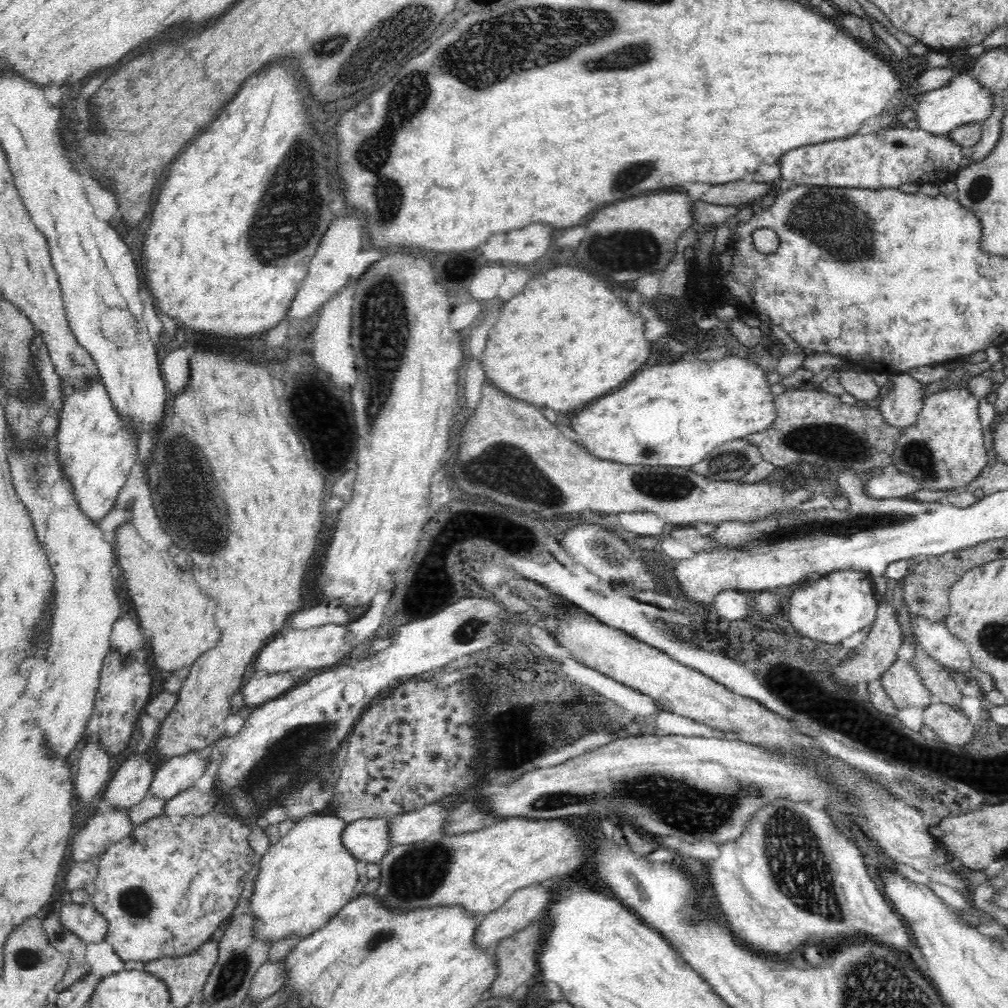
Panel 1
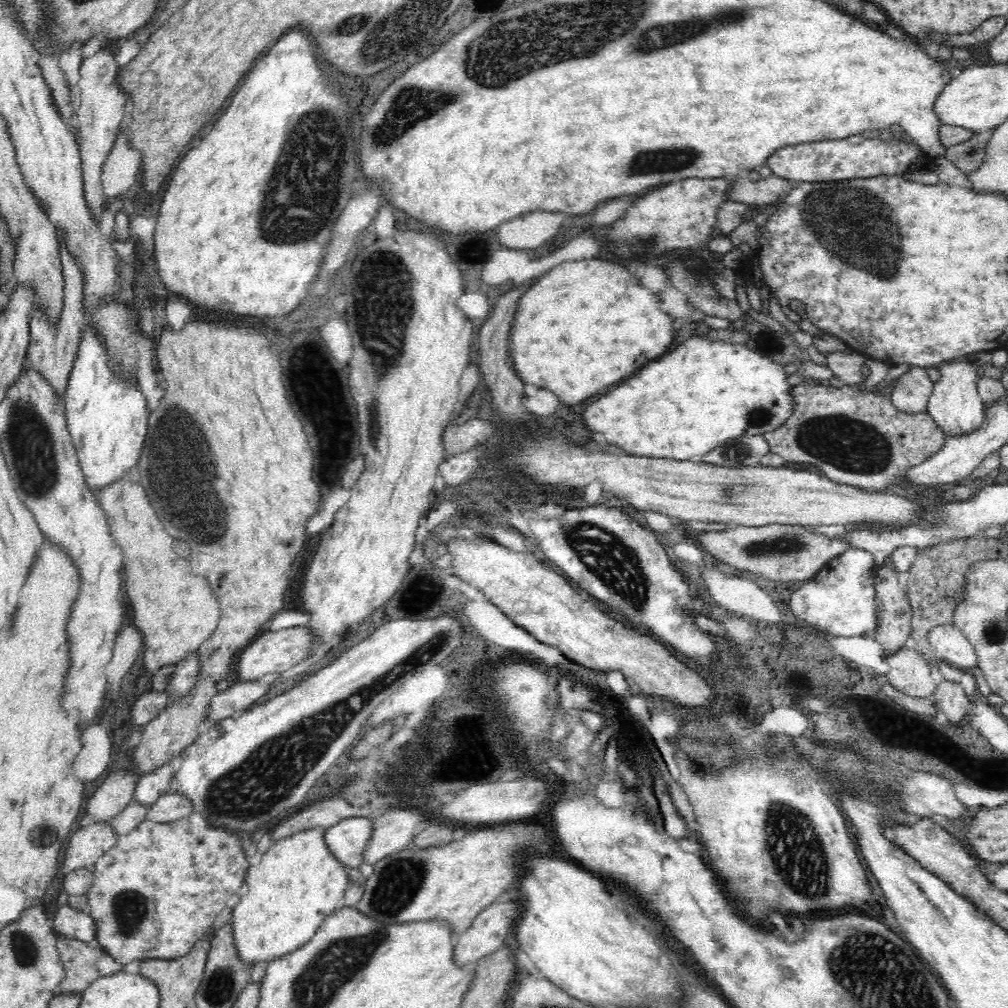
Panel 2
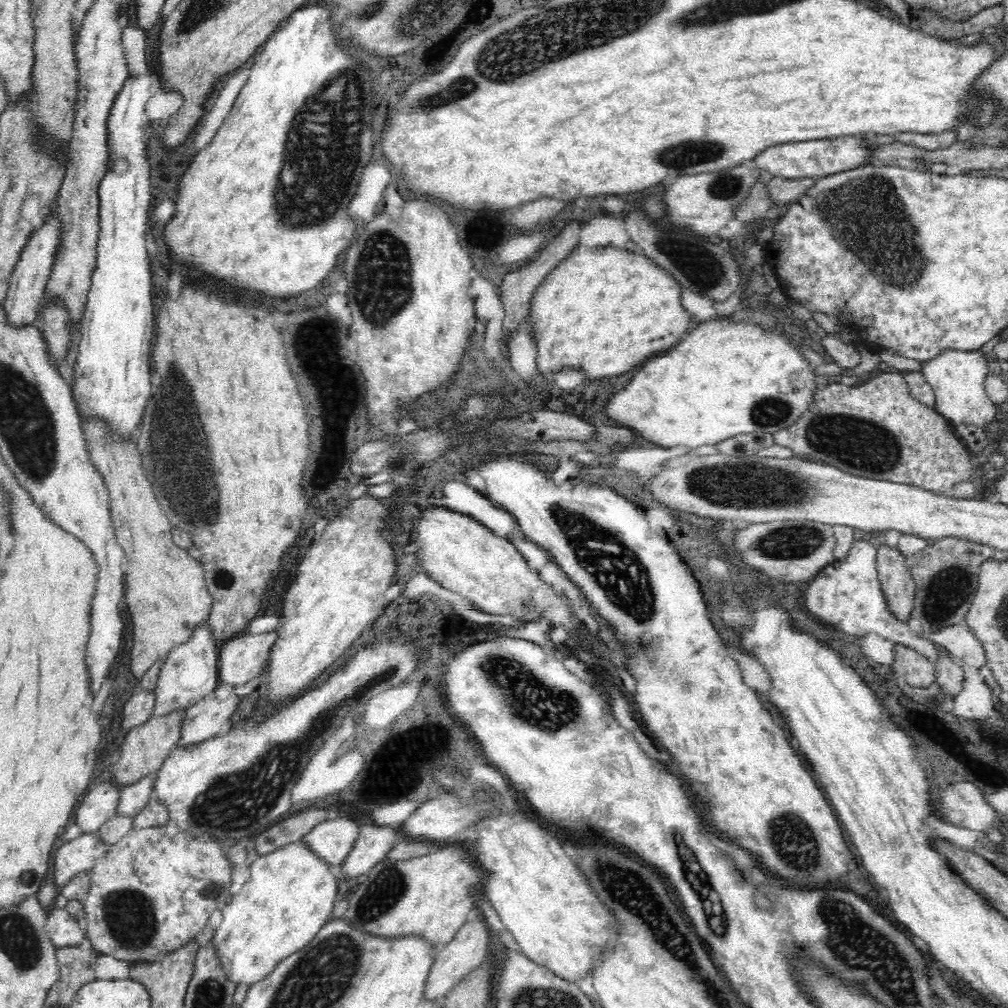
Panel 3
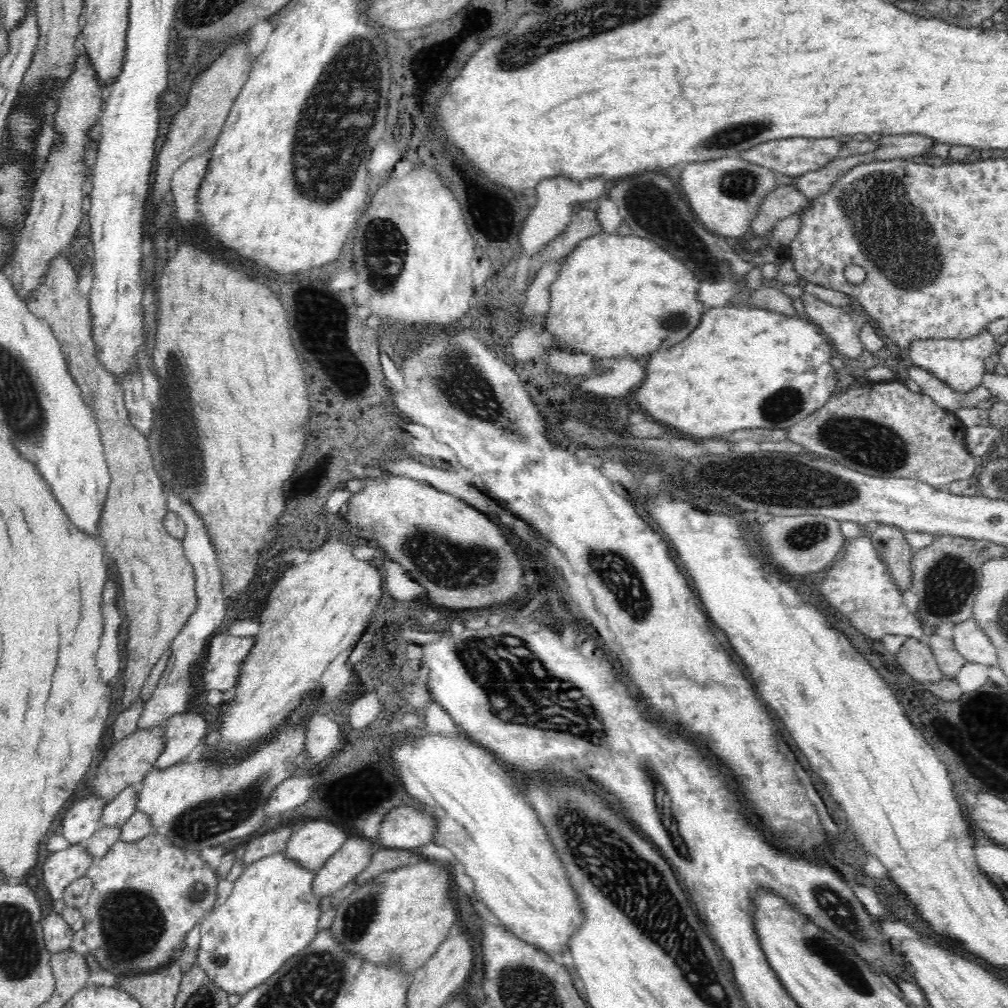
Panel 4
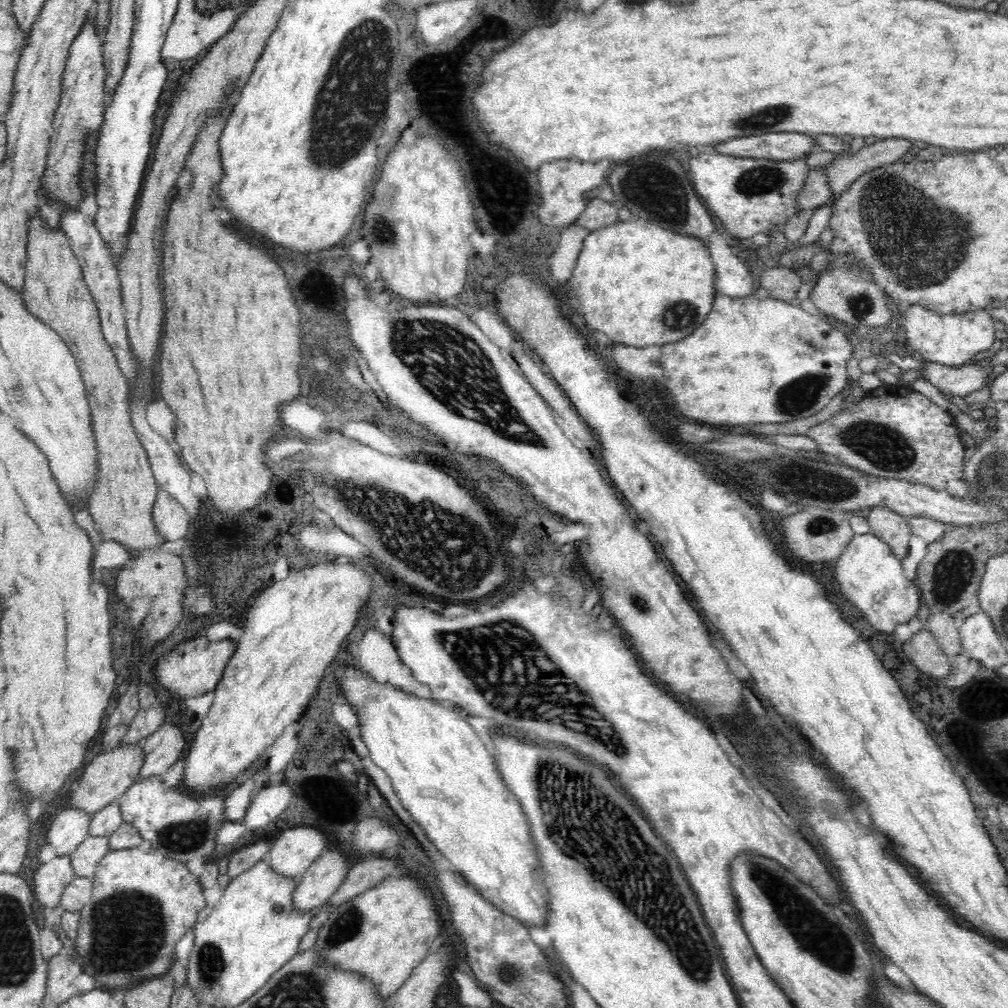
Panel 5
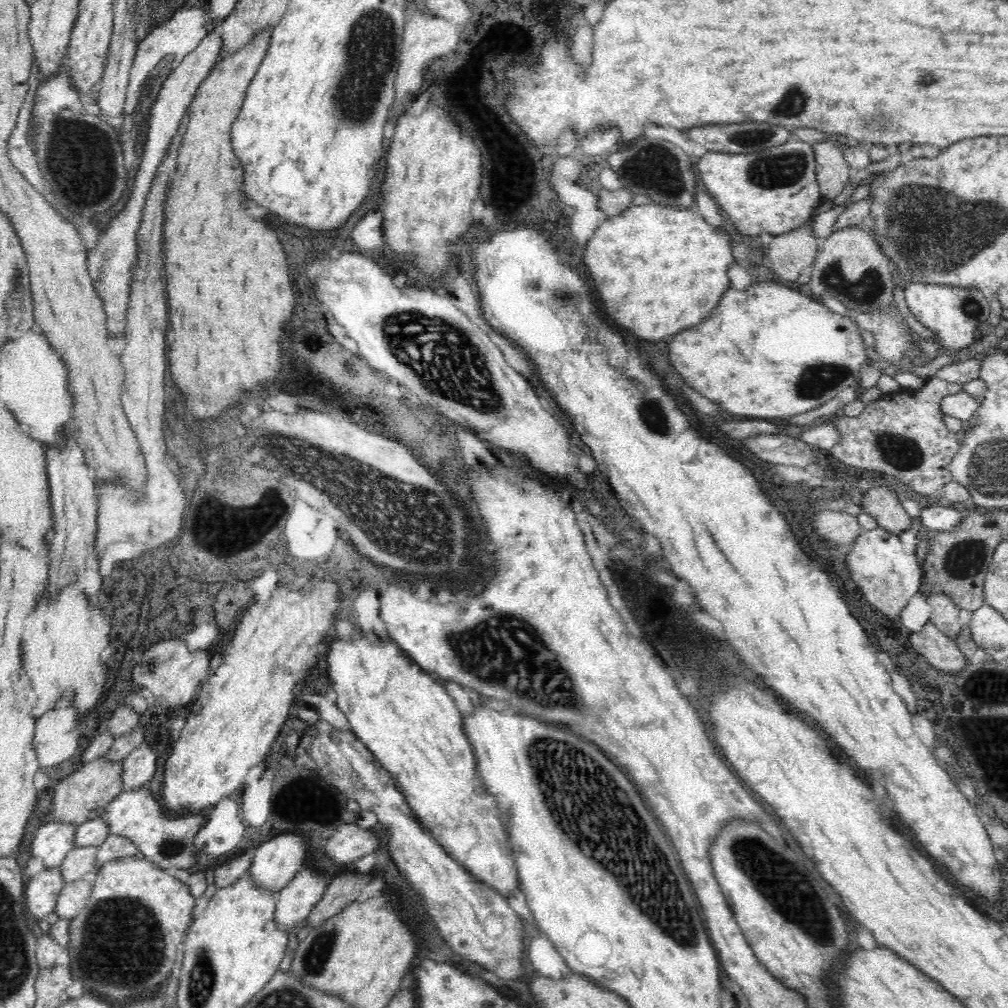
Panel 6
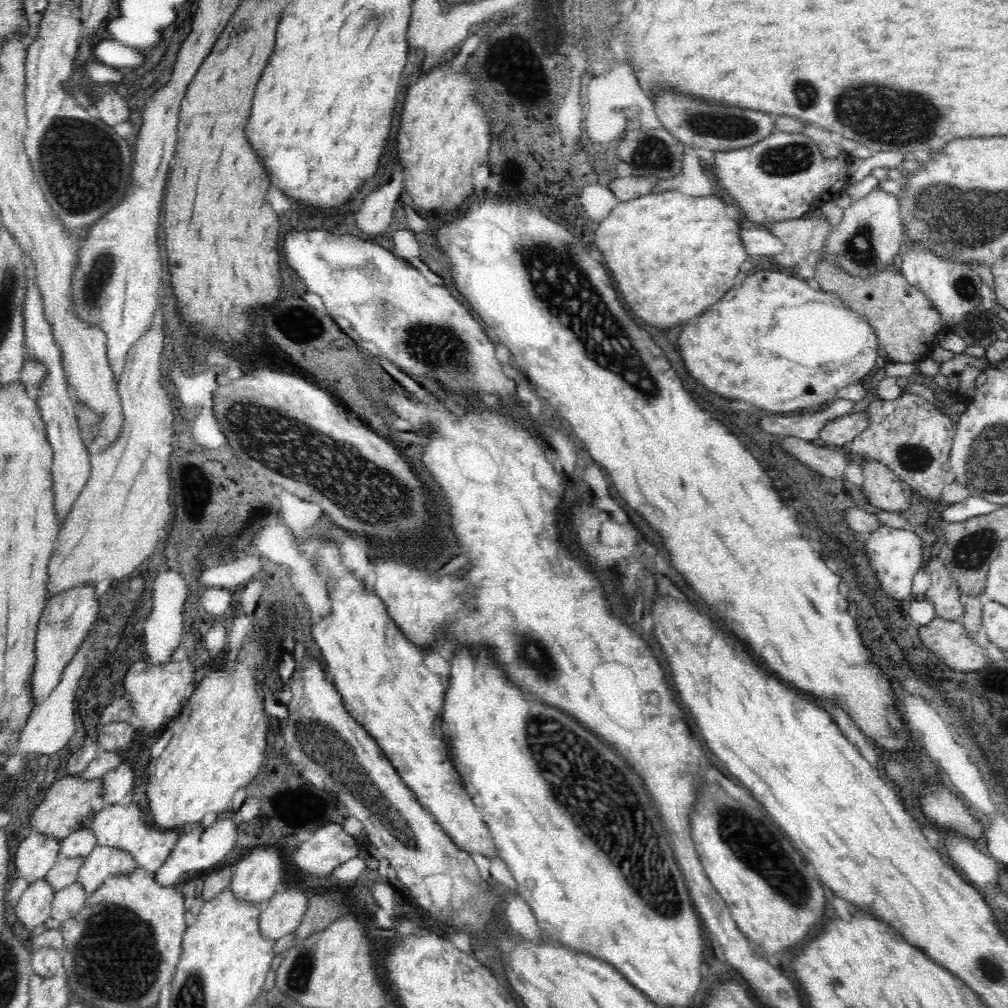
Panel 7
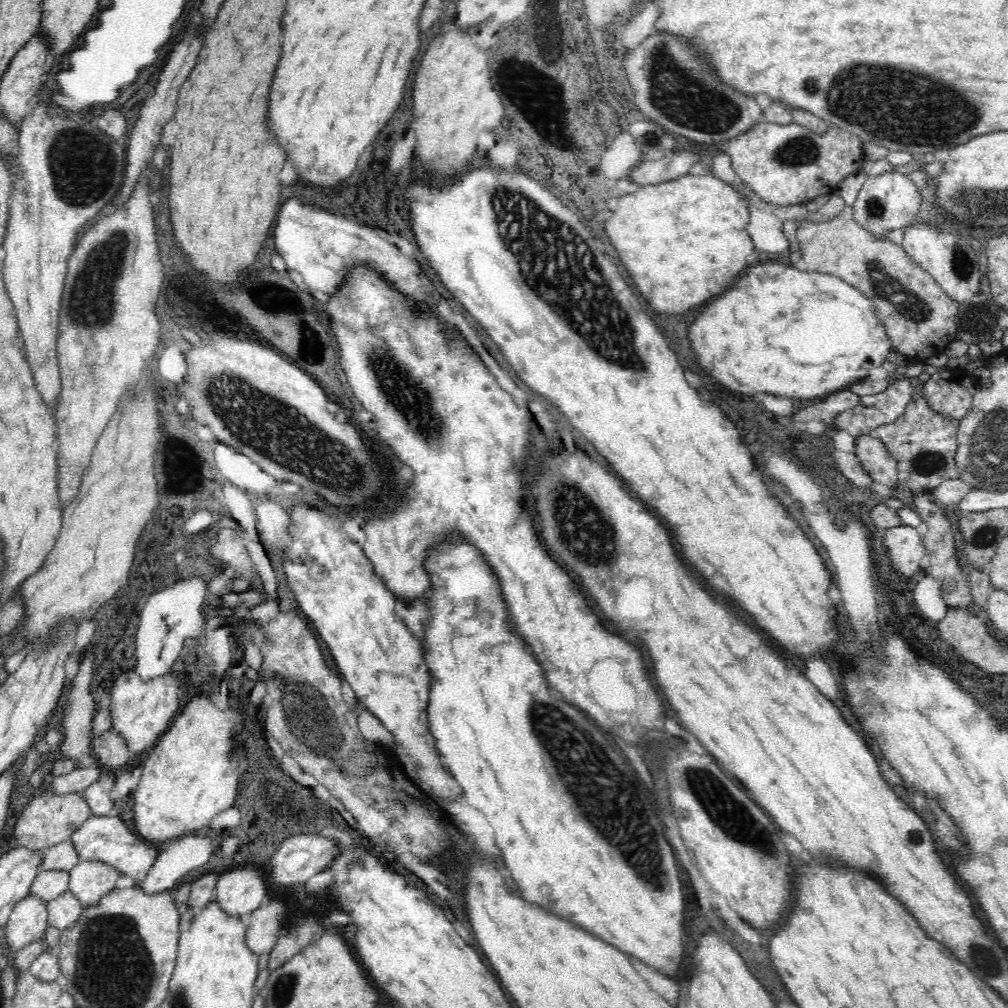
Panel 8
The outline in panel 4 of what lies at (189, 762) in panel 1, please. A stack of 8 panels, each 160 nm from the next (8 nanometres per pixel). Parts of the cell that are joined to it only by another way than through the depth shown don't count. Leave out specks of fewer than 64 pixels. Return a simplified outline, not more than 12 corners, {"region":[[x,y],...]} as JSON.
{"region":[[127,787],[102,812],[101,826],[122,826],[138,804],[139,788]]}

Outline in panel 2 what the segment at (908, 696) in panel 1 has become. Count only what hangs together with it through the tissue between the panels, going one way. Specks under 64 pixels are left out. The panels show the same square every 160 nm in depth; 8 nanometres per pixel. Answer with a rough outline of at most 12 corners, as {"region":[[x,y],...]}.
{"region":[[918,651],[887,656],[884,679],[908,696],[930,697],[944,677]]}

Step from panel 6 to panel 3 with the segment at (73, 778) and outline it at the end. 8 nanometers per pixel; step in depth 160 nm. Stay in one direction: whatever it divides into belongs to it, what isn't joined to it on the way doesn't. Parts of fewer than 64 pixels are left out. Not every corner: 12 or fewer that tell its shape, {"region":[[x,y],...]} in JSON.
{"region":[[188,708],[130,729],[110,770],[129,785],[158,770]]}

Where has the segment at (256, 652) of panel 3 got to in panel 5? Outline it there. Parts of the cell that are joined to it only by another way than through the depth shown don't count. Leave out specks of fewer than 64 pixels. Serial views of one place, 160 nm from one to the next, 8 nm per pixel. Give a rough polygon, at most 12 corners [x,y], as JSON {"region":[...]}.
{"region":[[229,639],[186,640],[154,662],[156,684],[181,698],[214,690]]}

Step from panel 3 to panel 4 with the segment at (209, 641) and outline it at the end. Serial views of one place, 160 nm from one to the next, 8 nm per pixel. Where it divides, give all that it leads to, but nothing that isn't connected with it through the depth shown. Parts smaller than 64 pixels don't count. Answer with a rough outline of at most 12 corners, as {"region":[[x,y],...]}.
{"region":[[163,485],[184,519],[197,609],[170,646],[170,662],[144,703],[137,730],[184,713],[202,690],[209,638],[226,600],[202,517]]}

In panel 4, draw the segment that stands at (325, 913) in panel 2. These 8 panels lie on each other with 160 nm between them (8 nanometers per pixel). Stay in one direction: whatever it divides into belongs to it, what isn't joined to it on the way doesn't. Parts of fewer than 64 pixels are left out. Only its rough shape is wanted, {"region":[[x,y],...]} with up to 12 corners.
{"region":[[245,866],[200,925],[196,964],[228,994],[318,934],[315,871]]}

